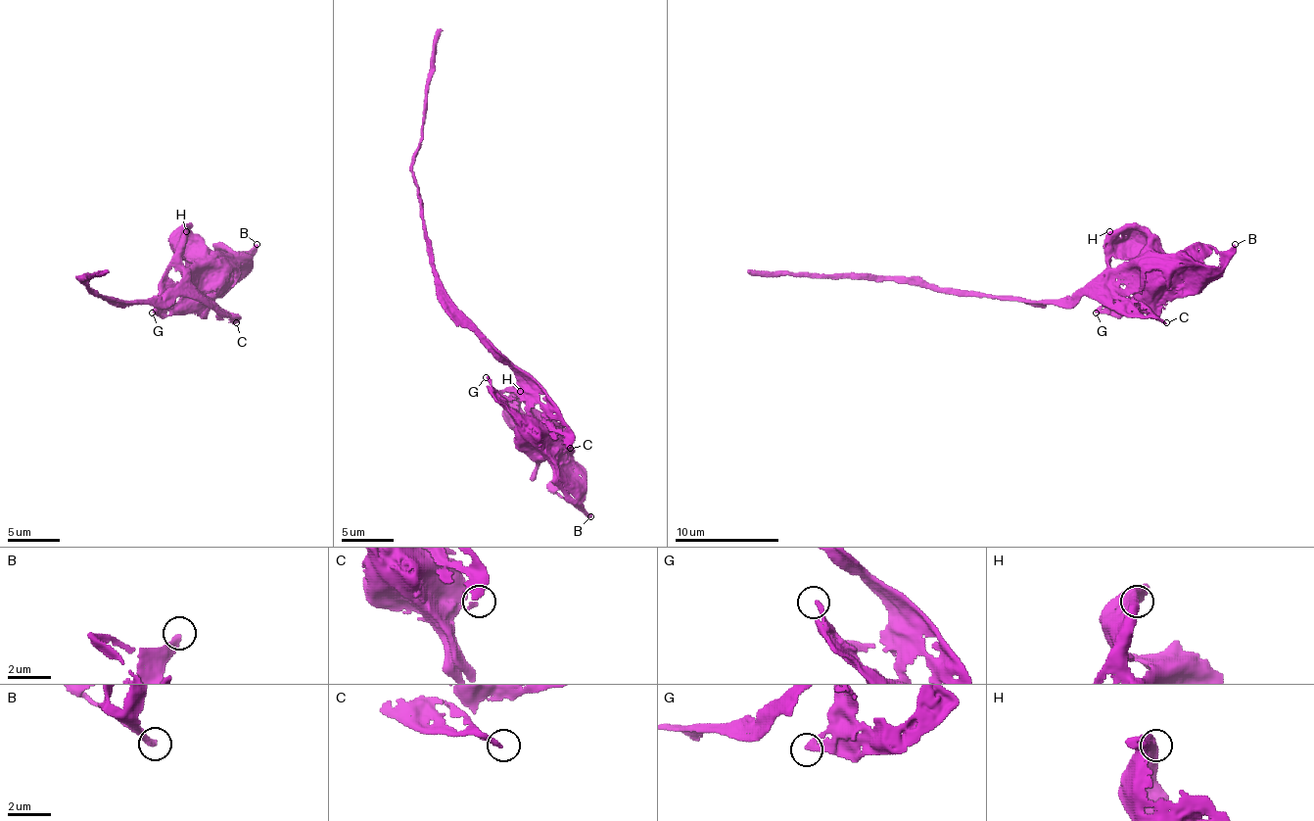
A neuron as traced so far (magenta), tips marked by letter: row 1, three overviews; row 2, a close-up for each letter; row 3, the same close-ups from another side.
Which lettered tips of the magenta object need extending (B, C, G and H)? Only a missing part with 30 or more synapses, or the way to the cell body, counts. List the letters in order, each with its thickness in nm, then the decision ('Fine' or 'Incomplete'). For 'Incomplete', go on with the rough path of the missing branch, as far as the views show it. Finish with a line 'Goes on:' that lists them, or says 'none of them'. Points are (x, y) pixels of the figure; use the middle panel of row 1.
B: Thickness 320 nm. Fine
C: Thickness 280 nm. Fine
G: Thickness 280 nm. Fine
H: Thickness 650 nm. Fine
Goes on: none of them

